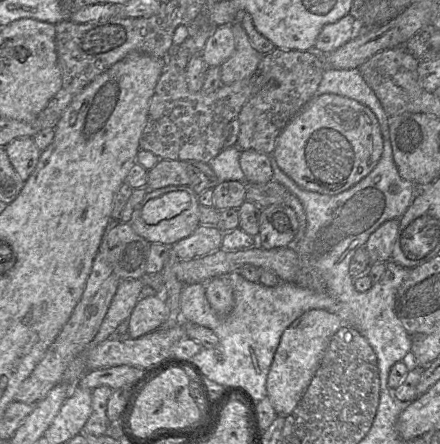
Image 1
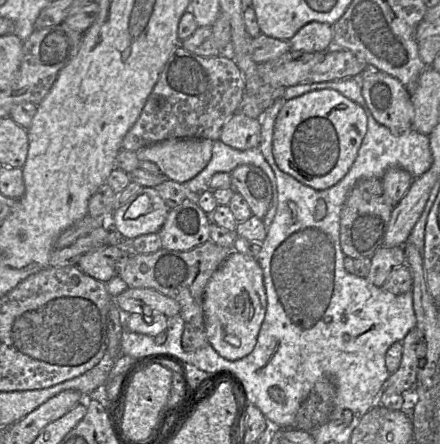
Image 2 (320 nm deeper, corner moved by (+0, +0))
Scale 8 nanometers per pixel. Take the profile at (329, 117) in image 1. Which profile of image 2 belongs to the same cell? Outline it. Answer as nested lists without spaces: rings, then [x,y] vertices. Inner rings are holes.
[[[332,89],[314,90],[285,101],[274,124],[272,152],[281,171],[315,190],[325,190],[347,174],[366,132],[367,116],[359,104]]]

